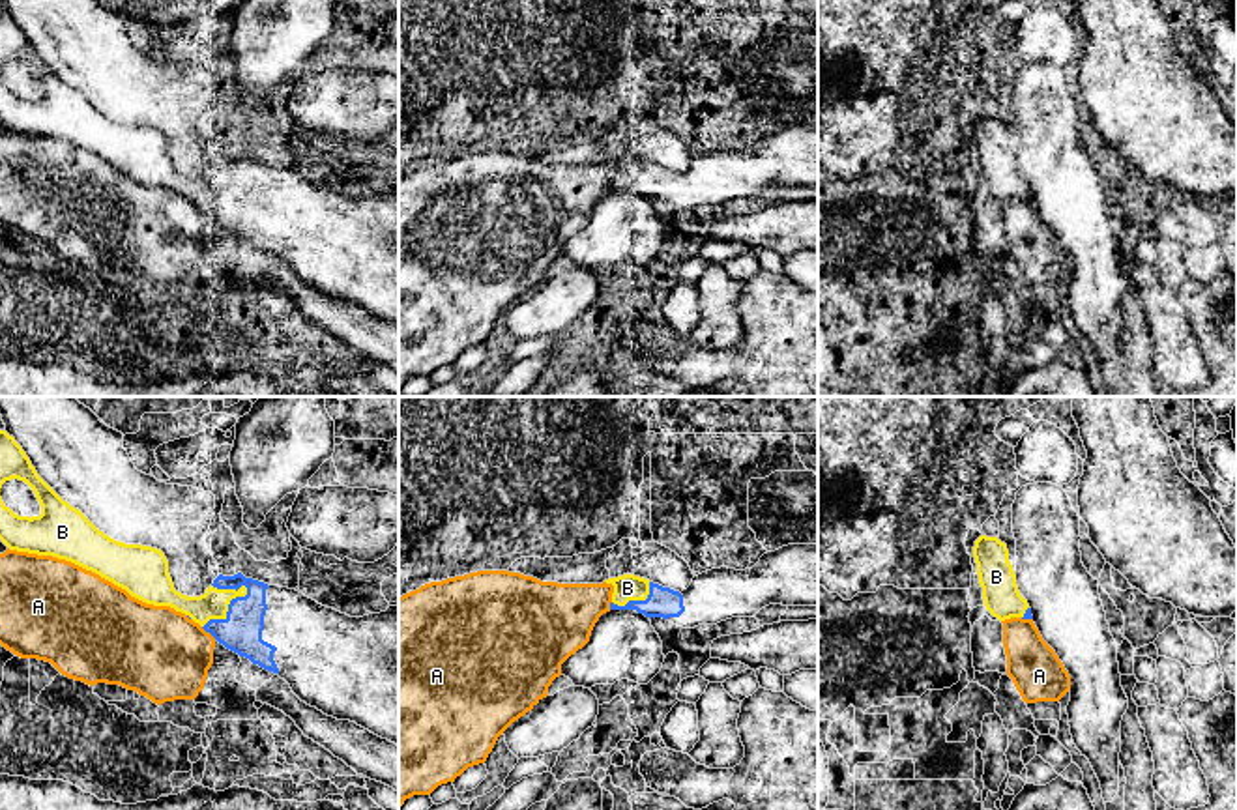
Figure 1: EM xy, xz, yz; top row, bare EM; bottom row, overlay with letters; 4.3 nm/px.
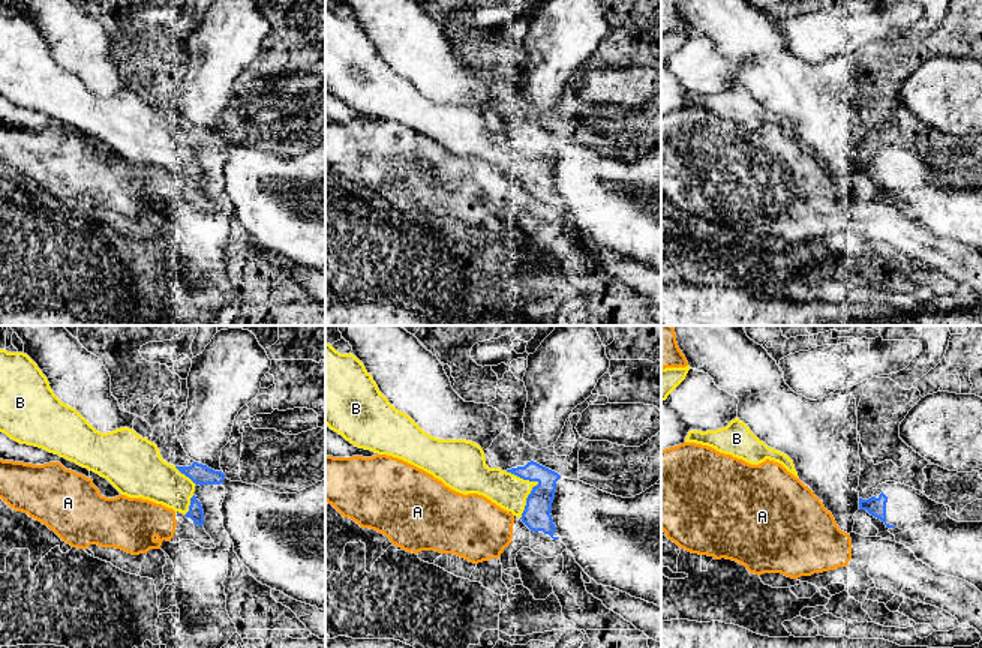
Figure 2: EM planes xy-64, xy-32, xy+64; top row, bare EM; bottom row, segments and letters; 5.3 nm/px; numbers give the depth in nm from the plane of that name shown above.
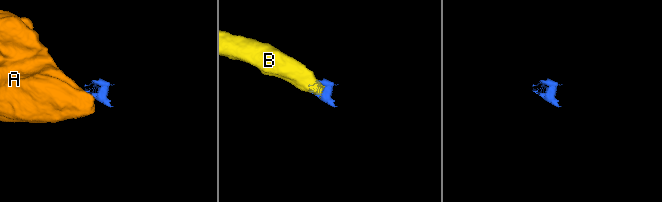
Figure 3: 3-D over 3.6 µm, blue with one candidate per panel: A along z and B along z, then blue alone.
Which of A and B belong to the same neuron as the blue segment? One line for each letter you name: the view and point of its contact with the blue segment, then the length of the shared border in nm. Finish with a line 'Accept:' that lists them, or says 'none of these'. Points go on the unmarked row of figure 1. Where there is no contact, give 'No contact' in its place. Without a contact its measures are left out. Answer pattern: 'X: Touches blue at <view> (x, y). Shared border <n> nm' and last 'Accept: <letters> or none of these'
B: Touches blue at xy (229, 191). Shared border 260 nm
Accept: B

